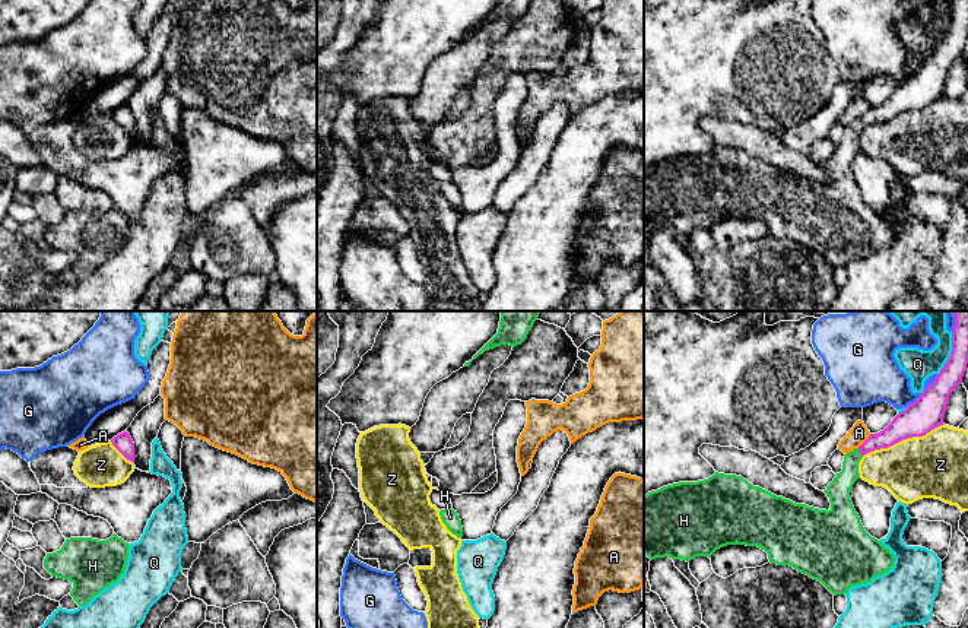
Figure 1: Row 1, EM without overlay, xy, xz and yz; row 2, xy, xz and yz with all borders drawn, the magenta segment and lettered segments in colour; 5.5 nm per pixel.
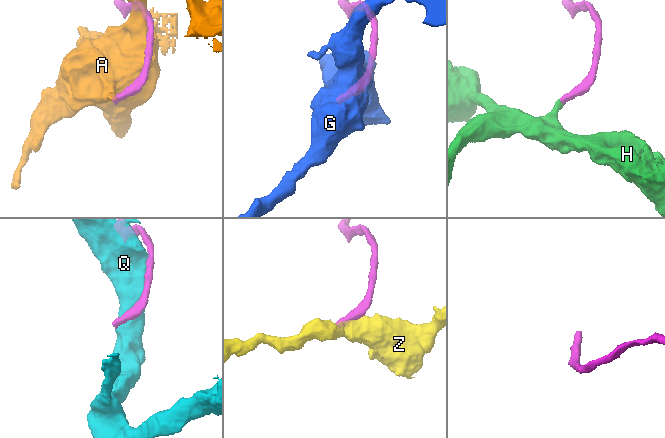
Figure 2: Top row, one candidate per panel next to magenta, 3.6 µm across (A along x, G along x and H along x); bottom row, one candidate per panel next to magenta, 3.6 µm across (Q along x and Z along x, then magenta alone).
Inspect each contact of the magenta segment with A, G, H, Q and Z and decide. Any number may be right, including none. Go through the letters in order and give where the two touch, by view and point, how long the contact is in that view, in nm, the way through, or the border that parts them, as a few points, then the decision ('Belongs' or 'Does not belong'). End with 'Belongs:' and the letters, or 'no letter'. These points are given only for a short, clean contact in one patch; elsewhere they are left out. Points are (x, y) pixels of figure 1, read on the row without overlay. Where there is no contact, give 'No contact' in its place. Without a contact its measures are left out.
A: Touches magenta at yz (865, 114). Shared border 110 nm. Does not belong
G: Touches magenta at yz (914, 75). Shared border 120 nm. Does not belong
H: Touches magenta at yz (860, 126). Shared border 50 nm. Path across: yz (898, 102), (869, 117), (860, 126), (838, 164). Belongs
Q: Touches magenta at yz (951, 27). Shared border 260 nm. Does not belong
Z: Touches magenta at yz (903, 111). Shared border 480 nm. Boundary: yz (943, 97), (863, 129). Does not belong
Belongs: H

